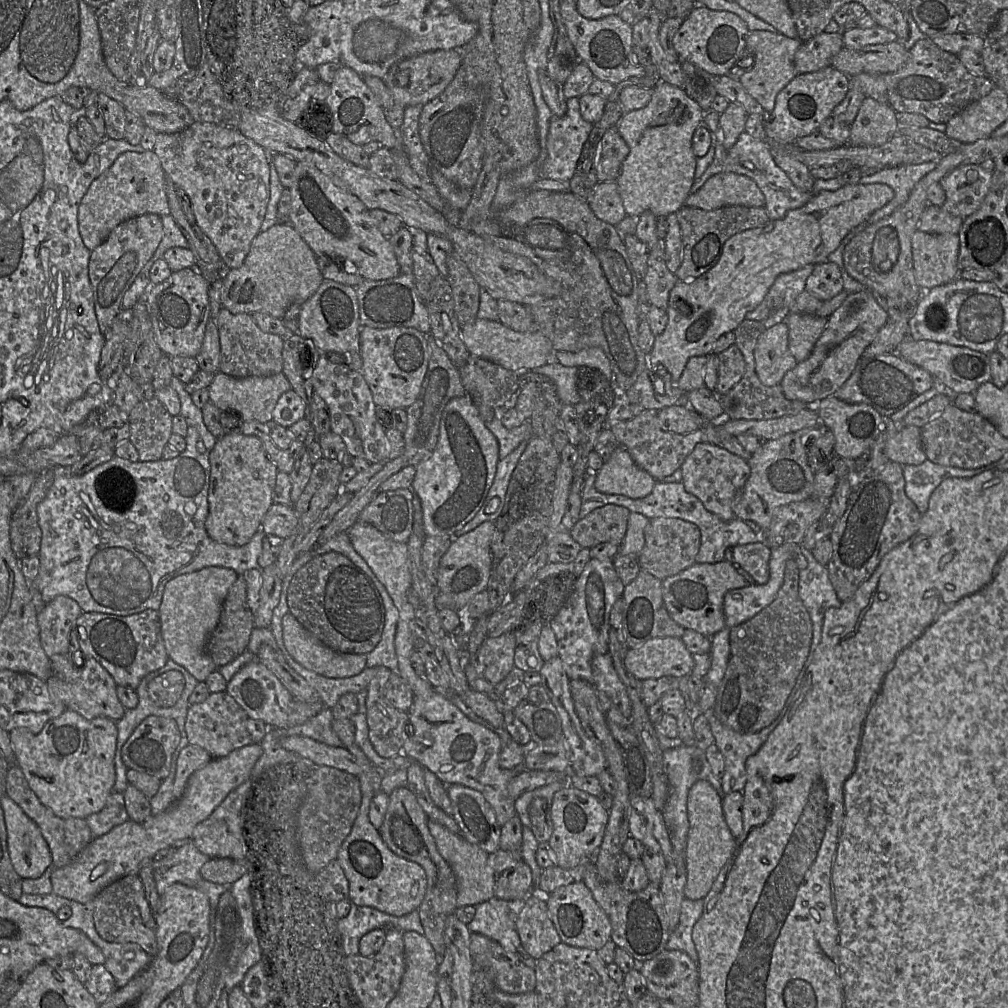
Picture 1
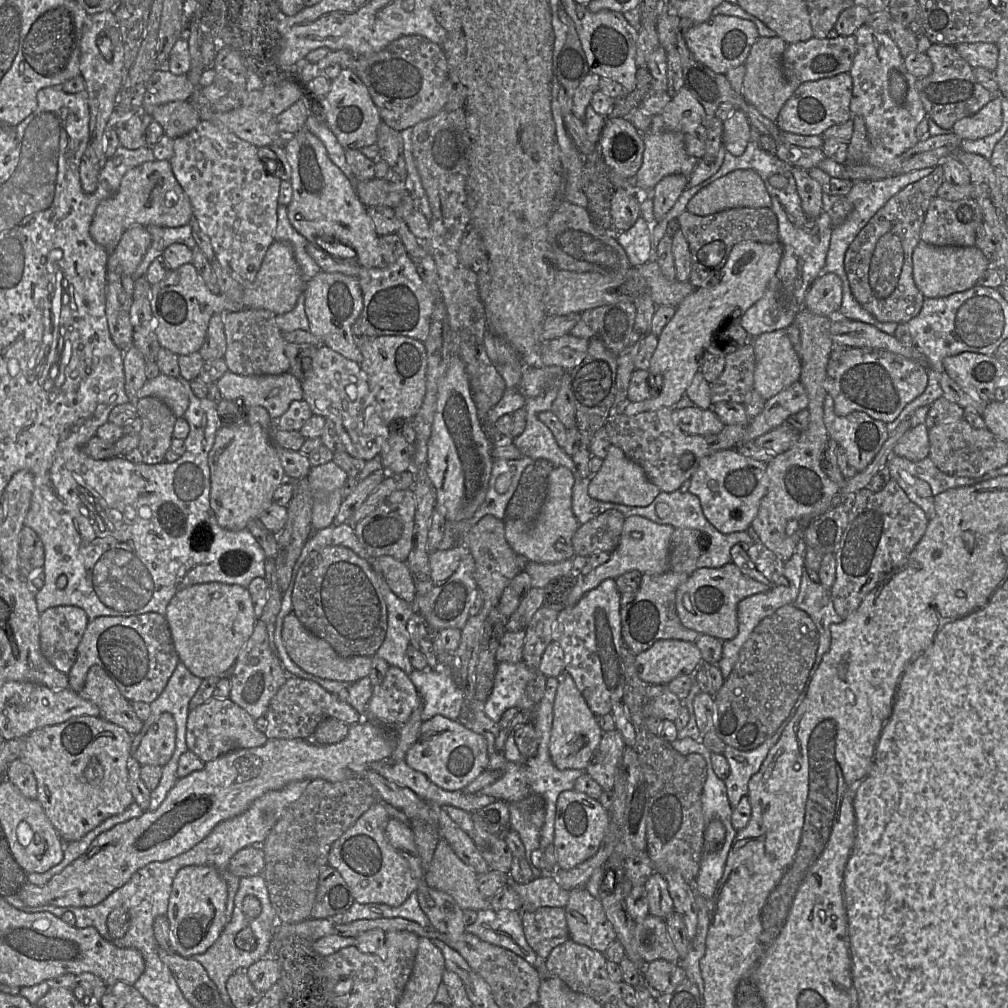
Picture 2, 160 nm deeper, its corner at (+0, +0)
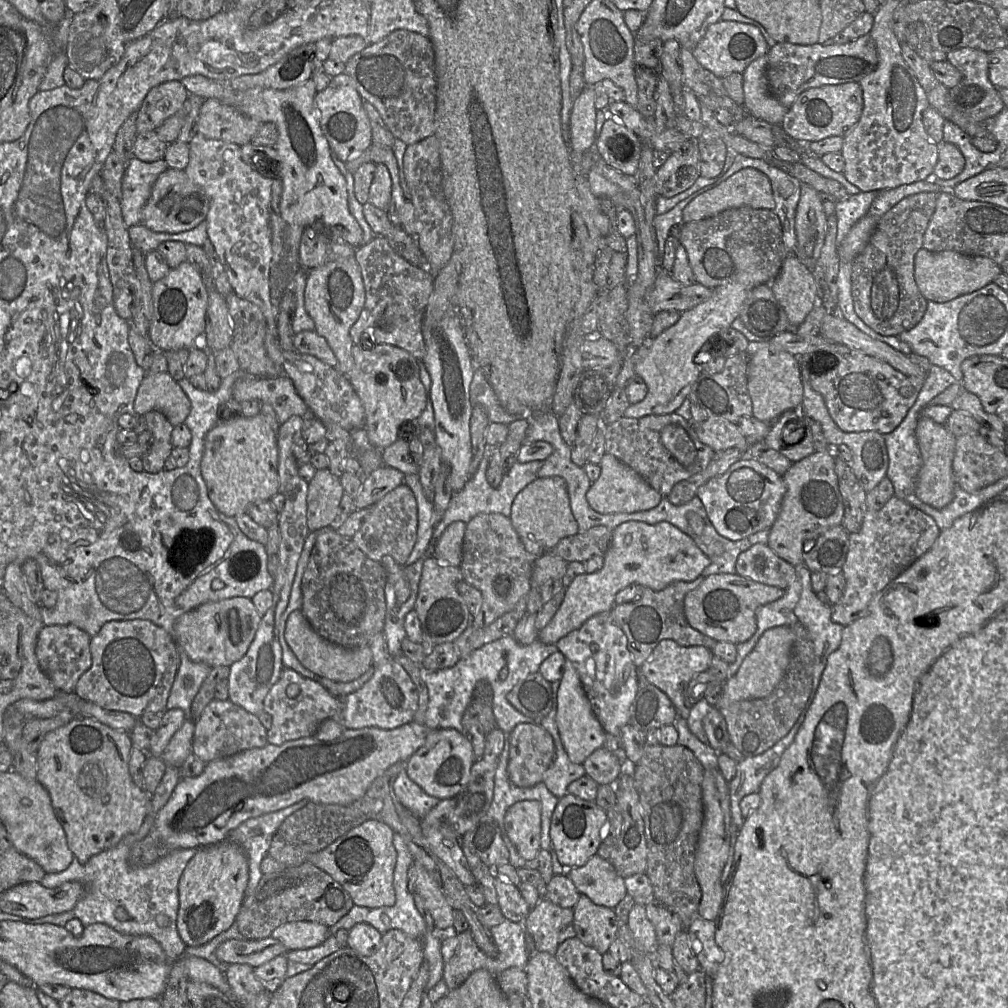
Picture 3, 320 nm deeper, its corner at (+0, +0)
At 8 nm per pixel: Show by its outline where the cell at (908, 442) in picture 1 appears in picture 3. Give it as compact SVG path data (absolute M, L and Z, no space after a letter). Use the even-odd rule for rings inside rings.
M815 451L793 463L782 479L786 492L778 516L769 529L767 545L777 556L796 567L803 564L805 541L816 540L826 530L842 524L844 505L832 451Z

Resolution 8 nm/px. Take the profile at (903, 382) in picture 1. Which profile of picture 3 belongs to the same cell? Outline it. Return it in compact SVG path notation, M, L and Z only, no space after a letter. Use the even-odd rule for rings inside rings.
M836 343L810 347L797 358L802 379L807 379L812 388L822 395L834 423L848 433L877 431L884 435L894 431L916 402L925 379L906 376L886 362Z

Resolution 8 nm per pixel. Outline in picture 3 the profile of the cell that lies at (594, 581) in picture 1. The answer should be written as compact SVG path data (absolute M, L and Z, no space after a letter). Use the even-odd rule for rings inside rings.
M612 610L593 615L555 645L576 668L592 711L605 733L621 739L622 727L630 723L630 706L636 697L639 682L637 666L628 649L627 637L614 624Z

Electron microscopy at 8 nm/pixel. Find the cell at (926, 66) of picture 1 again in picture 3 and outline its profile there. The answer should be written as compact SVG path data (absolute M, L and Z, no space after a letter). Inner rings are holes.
M961 48L947 53L947 61L962 74L961 81L949 89L956 107L975 121L985 121L997 116L1005 107L999 89L989 79L989 55L980 49Z

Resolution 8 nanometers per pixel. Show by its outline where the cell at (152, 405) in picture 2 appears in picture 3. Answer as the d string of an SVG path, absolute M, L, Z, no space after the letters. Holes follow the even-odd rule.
M149 411L143 415L146 427L152 434L152 443L142 456L144 471L157 473L164 469L165 461L174 448L171 435L174 426L159 411Z

